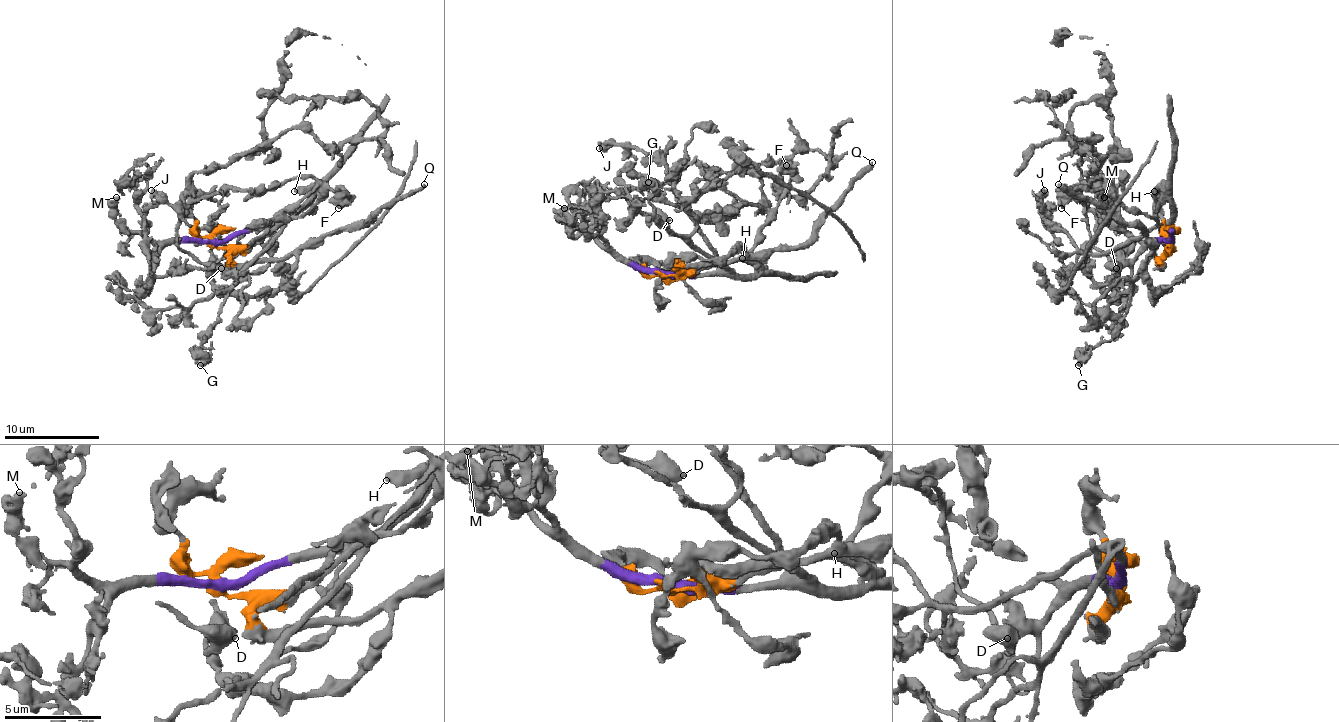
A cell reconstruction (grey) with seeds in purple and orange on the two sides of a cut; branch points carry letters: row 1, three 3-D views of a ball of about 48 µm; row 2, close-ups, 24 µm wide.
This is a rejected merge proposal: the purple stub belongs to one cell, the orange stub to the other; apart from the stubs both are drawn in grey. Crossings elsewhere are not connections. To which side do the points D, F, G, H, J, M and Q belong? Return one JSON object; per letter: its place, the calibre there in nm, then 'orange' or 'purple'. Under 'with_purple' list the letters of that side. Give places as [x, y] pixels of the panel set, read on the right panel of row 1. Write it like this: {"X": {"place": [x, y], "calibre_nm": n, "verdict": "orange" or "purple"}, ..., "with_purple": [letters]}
{"D": {"place": [1116, 268], "calibre_nm": 650, "verdict": "orange"}, "F": {"place": [1061, 208], "calibre_nm": 440, "verdict": "orange"}, "G": {"place": [1078, 365], "calibre_nm": 600, "verdict": "purple"}, "H": {"place": [1154, 191], "calibre_nm": 440, "verdict": "orange"}, "J": {"place": [1044, 190], "calibre_nm": 600, "verdict": "purple"}, "M": {"place": [1104, 197], "calibre_nm": 280, "verdict": "purple"}, "Q": {"place": [1058, 184], "calibre_nm": 360, "verdict": "orange"}, "with_purple": ["G", "J", "M"]}

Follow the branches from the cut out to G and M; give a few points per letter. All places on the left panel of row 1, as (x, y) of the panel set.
G: (215, 241), (229, 241), (252, 230), (278, 230), (276, 239), (229, 294), (215, 329), (200, 348), (200, 365)
M: (215, 241), (151, 241), (141, 232), (132, 232), (124, 225), (115, 211), (115, 196)

